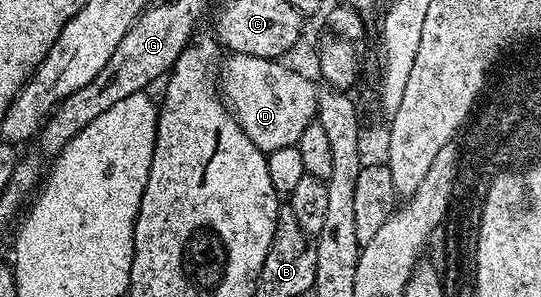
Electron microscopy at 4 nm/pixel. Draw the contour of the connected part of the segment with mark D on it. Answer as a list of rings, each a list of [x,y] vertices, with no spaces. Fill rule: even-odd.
[[[236,53],[226,58],[219,68],[219,90],[249,140],[267,155],[297,146],[304,129],[315,120],[318,112],[317,84],[279,60]]]

